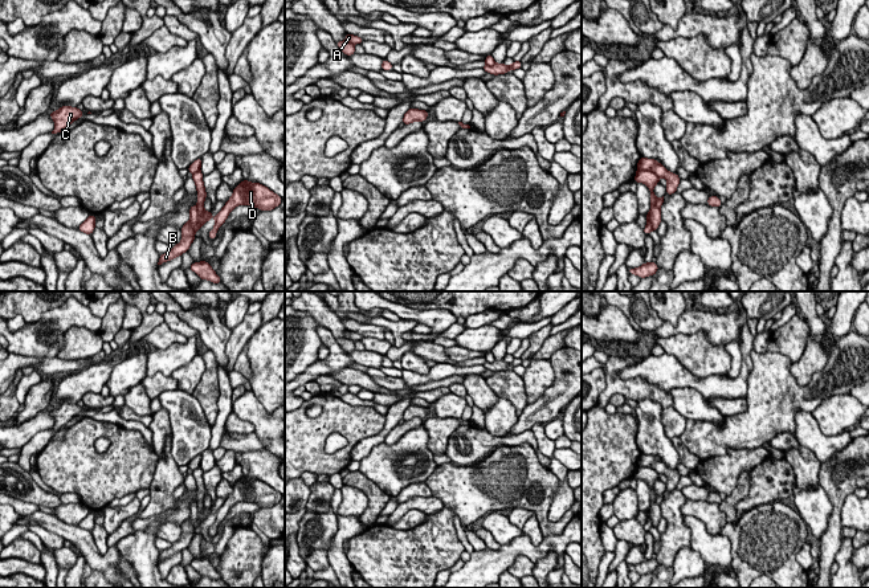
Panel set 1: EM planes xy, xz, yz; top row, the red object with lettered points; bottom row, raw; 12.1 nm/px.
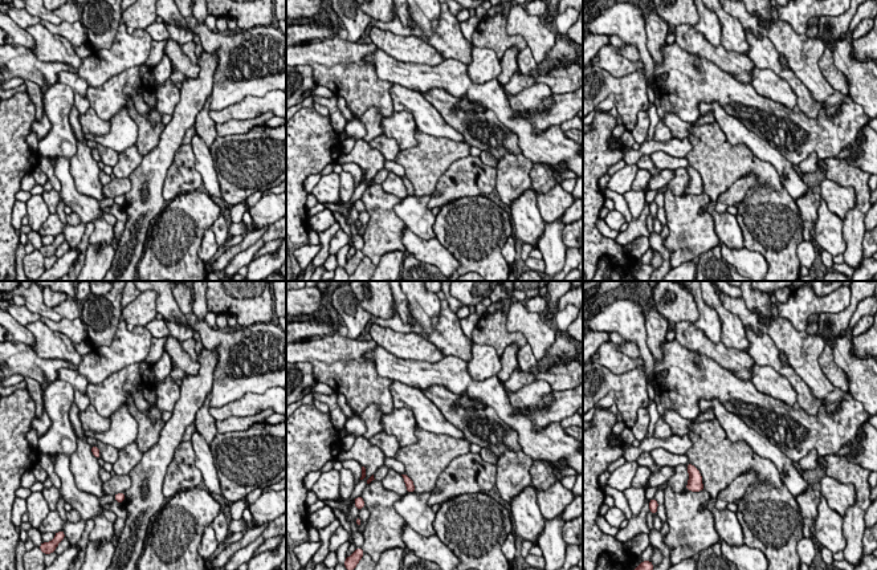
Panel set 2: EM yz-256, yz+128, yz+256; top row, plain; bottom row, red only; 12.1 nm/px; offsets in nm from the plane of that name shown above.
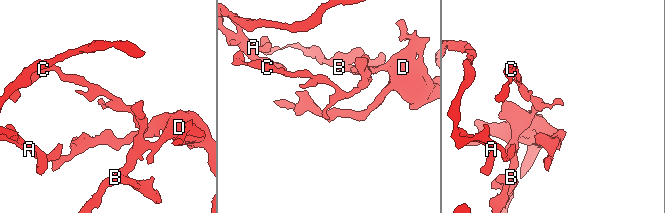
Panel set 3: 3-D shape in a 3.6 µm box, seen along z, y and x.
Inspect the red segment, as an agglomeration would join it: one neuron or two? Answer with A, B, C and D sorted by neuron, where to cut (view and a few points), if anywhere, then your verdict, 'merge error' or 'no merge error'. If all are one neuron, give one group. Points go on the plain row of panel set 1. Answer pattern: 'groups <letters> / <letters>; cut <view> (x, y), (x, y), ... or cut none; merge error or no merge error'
groups A B D / C; cut yz (637, 465), (653, 468), (660, 473); merge error

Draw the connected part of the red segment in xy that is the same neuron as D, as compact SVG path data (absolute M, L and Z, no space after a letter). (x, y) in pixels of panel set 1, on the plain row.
M242 477L236 485L233 485L233 491L225 499L223 506L213 514L215 523L208 530L209 535L213 538L216 535L217 526L225 519L228 511L237 502L252 502L260 507L272 507L278 503L282 498L282 494L276 491L268 483L260 479L250 479Z

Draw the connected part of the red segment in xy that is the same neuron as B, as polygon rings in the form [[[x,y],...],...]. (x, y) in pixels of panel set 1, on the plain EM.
[[[189,518],[181,523],[181,530],[183,530],[181,538],[178,542],[172,543],[170,548],[160,551],[158,562],[171,558],[175,554],[188,548],[191,540],[195,536],[195,530],[196,530],[192,522],[189,520]]]

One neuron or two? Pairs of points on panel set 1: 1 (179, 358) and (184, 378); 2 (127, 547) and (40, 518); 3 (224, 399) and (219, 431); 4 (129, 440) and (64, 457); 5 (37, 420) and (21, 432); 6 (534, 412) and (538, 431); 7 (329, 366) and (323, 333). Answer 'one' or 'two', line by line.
1: two
2: two
3: one
4: one
5: one
6: two
7: one

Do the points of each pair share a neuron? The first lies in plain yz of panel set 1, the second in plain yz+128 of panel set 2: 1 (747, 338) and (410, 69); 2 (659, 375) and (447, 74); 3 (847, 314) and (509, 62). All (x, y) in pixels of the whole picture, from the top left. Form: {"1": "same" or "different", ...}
{"1": "same", "2": "same", "3": "same"}

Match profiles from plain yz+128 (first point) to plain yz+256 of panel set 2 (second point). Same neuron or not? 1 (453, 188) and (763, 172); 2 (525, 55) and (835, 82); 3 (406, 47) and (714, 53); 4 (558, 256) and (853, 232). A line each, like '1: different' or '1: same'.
1: different
2: same
3: same
4: same

